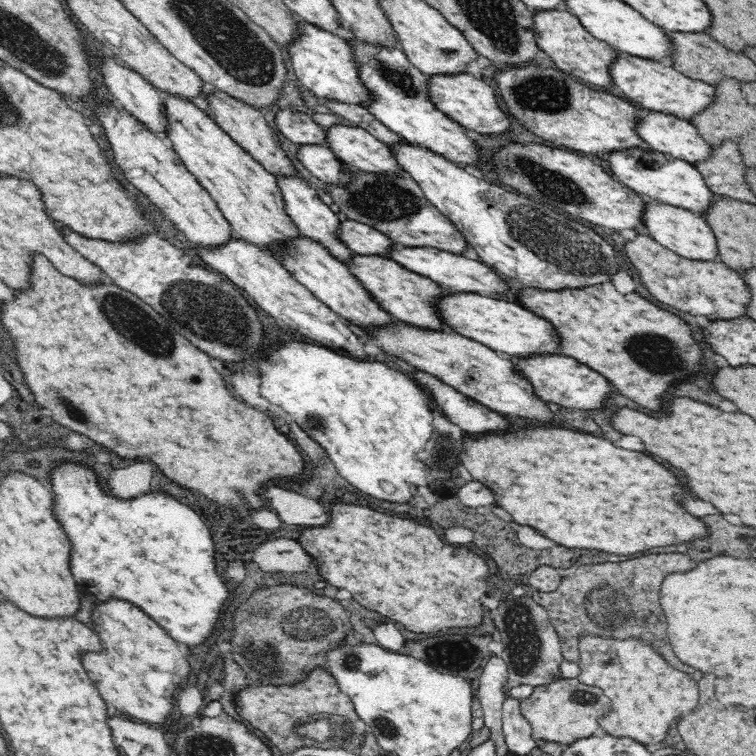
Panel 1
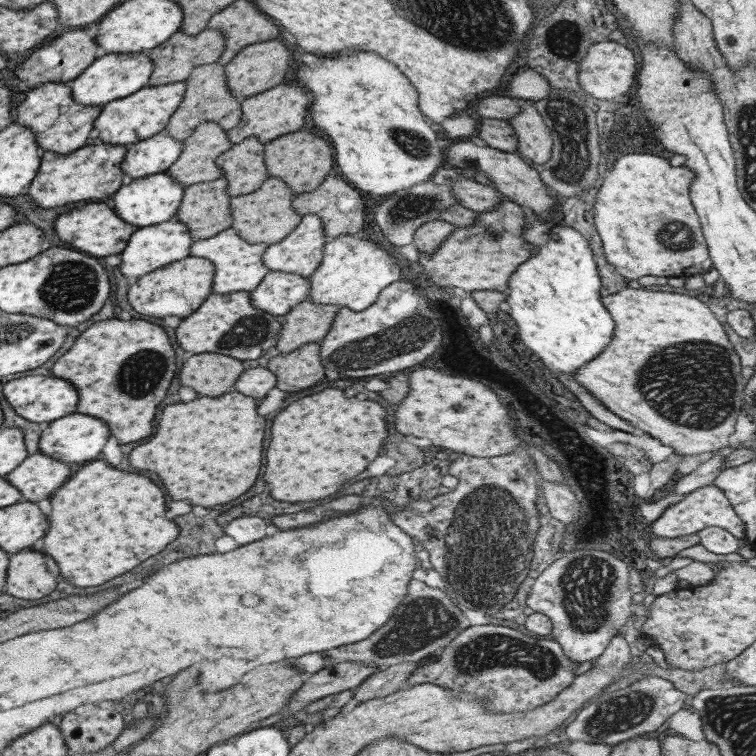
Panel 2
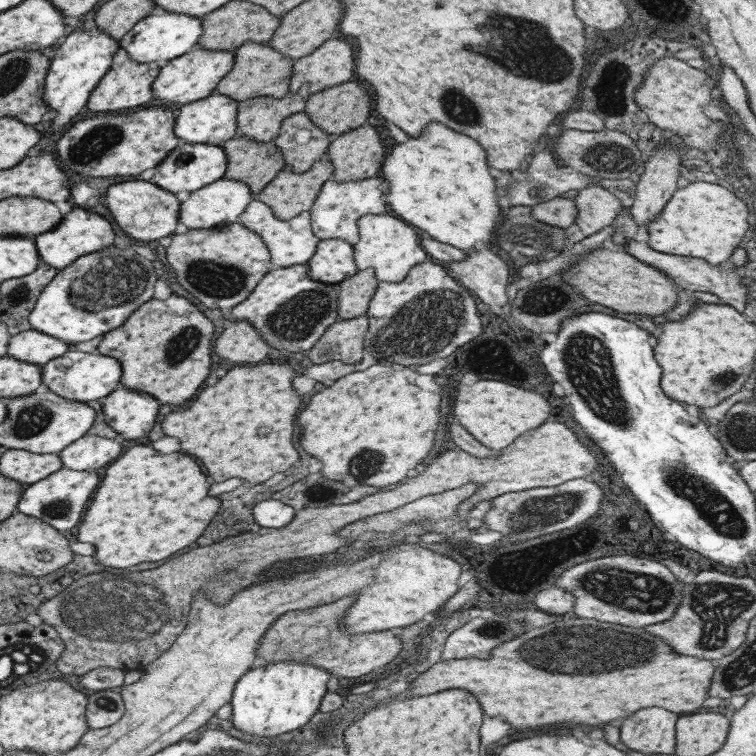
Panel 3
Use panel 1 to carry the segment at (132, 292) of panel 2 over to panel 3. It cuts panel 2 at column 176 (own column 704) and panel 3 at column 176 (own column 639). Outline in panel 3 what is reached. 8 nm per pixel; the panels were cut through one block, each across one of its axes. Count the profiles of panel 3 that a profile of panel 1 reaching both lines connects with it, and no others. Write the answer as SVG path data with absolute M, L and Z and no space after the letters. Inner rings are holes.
M239 222L205 230L188 230L185 234L171 236L165 257L175 273L177 283L185 289L194 302L207 308L231 308L243 302L257 282L273 270L269 249L255 232Z

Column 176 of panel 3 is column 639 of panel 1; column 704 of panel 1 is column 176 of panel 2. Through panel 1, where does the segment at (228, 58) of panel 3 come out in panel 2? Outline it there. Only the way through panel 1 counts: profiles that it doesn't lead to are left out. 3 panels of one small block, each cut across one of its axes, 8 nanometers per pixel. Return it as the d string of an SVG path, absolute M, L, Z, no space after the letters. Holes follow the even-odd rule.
M184 81L169 82L159 86L145 86L137 92L102 106L99 116L93 122L97 130L97 142L130 146L151 136L163 132L169 117L179 108L185 90Z

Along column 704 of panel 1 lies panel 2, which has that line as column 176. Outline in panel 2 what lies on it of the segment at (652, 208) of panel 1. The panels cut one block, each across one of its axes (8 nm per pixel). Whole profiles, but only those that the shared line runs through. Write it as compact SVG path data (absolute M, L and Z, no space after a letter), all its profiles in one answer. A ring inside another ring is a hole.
M174 217L167 222L143 226L143 228L139 228L131 234L131 238L127 240L123 250L118 254L120 258L120 263L118 264L119 272L126 279L138 279L145 273L149 273L160 266L185 258L188 255L192 242L189 239L189 229L187 229L187 226Z

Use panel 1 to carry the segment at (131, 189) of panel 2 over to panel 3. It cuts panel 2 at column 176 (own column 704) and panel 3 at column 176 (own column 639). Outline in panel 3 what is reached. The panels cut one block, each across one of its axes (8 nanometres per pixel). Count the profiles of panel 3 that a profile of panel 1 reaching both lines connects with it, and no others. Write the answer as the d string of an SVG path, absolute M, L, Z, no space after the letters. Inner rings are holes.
M182 142L179 146L170 150L166 158L154 168L153 183L161 189L171 193L176 193L179 190L191 192L221 179L227 169L227 158L220 145Z

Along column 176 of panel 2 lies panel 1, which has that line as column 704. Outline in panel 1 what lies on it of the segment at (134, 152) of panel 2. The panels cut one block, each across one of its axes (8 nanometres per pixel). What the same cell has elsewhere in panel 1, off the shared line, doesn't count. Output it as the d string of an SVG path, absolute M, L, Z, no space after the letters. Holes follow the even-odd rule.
M650 111L646 116L637 115L636 133L645 144L655 151L688 163L698 163L709 158L710 145L704 141L698 130L688 121L664 112Z

